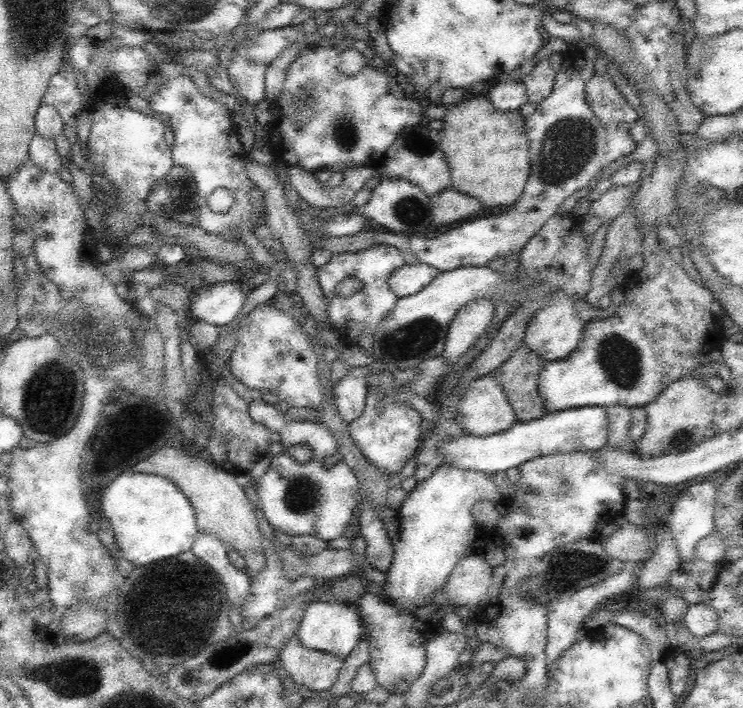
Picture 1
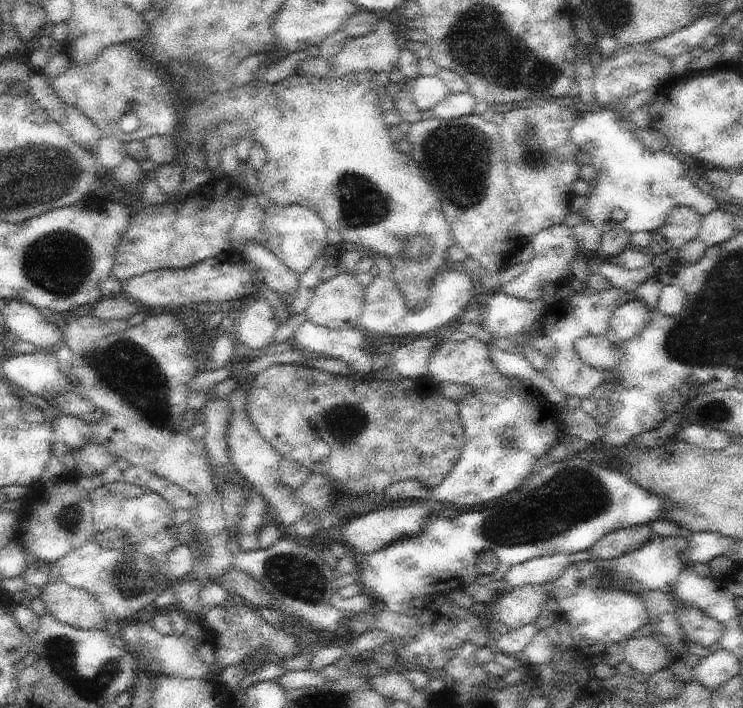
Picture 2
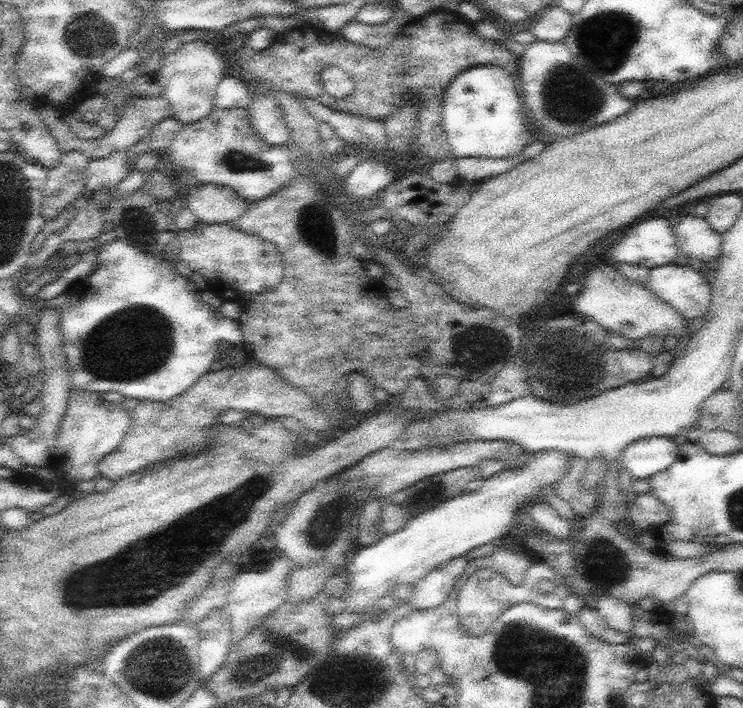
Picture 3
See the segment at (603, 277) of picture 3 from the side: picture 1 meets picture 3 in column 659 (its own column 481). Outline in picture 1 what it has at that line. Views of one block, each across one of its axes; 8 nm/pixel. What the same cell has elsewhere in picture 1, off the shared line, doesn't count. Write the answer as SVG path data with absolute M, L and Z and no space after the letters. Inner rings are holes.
M486 297L471 300L460 308L450 324L442 352L448 357L448 368L490 328L494 308L494 303Z

